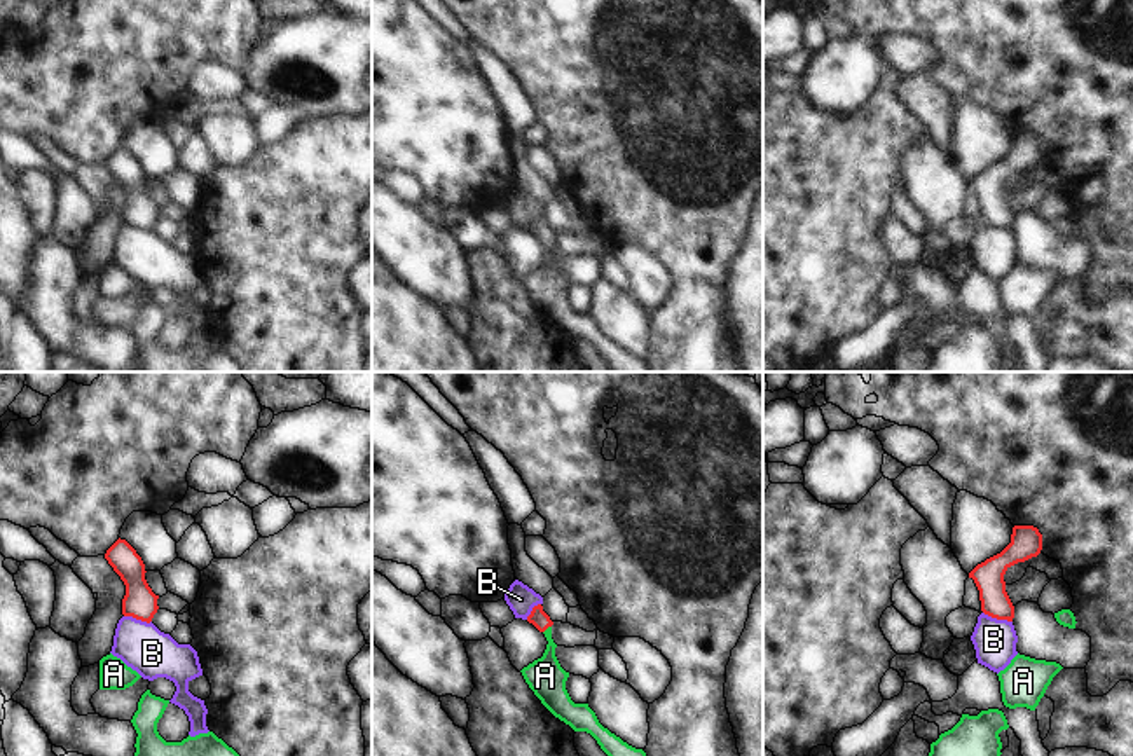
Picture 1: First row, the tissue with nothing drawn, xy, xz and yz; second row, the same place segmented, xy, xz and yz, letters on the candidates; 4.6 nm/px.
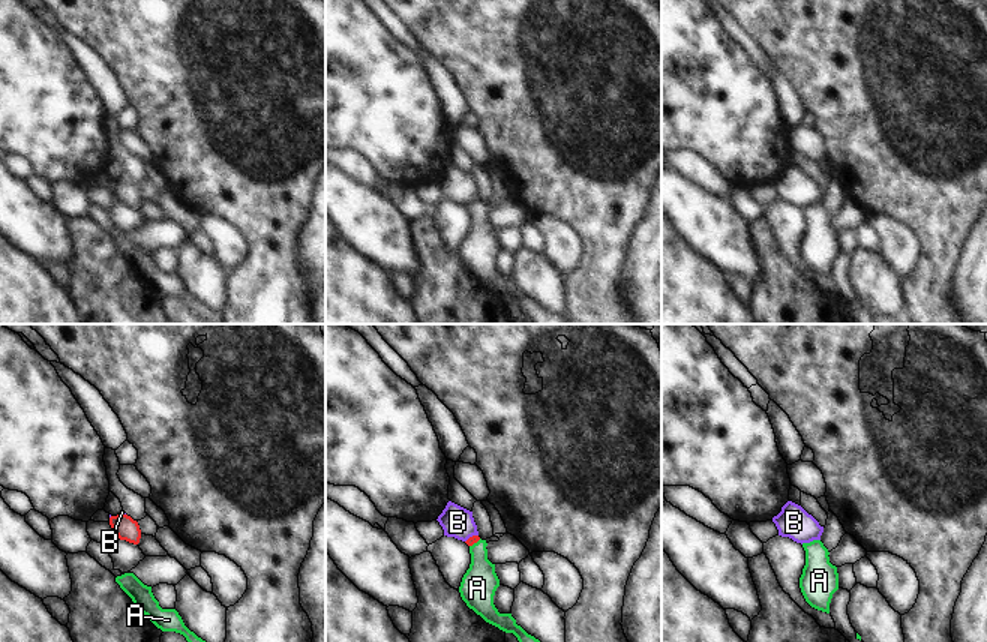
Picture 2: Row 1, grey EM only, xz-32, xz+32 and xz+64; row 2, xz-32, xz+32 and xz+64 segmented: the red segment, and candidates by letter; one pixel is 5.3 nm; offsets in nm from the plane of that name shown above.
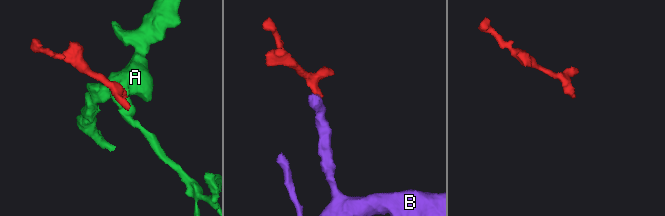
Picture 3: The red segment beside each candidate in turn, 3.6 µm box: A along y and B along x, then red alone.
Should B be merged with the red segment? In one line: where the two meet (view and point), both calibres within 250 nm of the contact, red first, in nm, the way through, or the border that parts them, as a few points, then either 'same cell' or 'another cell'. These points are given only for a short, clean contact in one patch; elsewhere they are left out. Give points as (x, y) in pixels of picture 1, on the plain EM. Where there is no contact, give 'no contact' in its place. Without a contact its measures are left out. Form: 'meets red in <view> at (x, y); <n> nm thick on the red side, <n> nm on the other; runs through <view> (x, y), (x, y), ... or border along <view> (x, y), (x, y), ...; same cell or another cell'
meets red in yz at (997, 227); 140 nm thick on the red side, 190 nm on the other; border along yz (983, 220), (1011, 231); another cell

